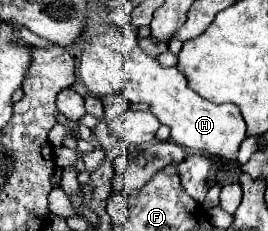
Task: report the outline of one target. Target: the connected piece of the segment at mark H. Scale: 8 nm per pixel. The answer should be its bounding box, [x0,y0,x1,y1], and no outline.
[78,24,246,162]

